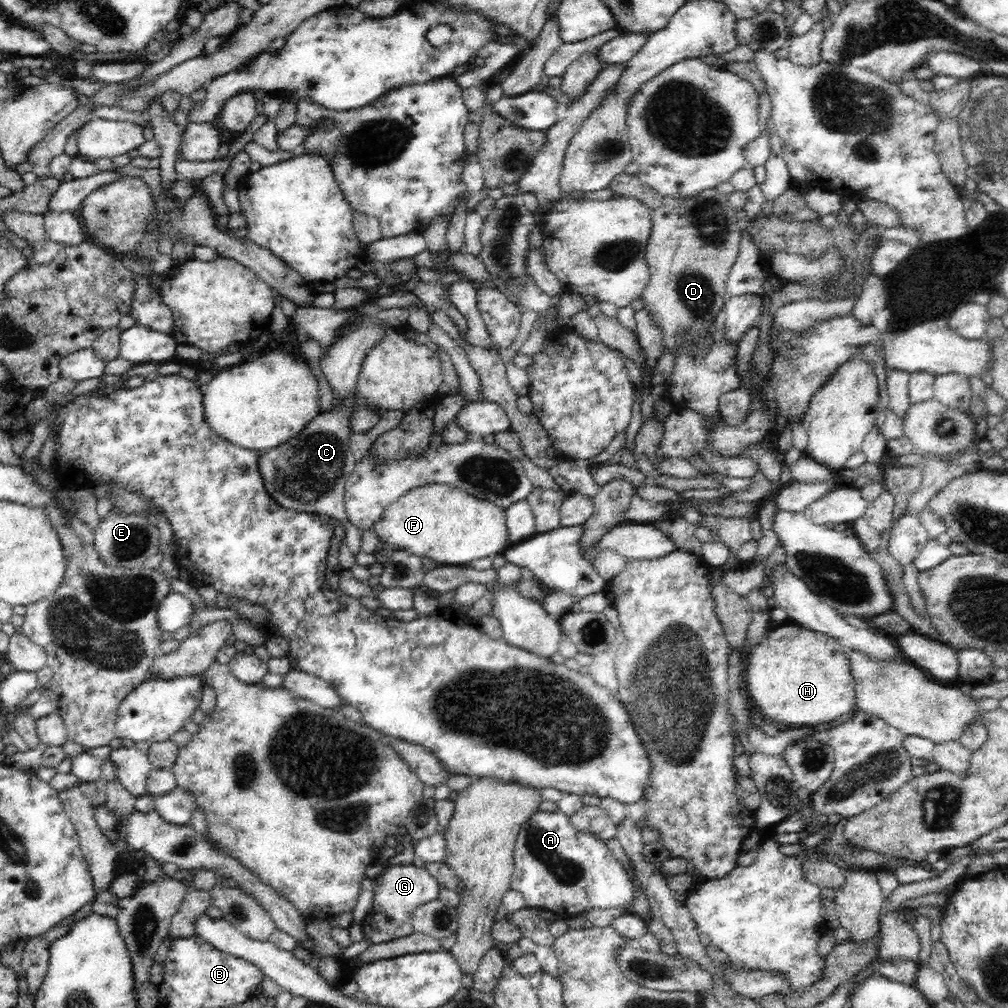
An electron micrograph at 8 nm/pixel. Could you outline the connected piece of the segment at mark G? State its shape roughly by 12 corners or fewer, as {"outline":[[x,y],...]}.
{"outline":[[396,865],[372,880],[361,922],[380,944],[413,933],[412,914],[438,899],[427,868]]}

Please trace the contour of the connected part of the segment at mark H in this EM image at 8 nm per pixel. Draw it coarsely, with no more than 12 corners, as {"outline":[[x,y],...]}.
{"outline":[[789,621],[748,656],[753,704],[810,727],[856,709],[835,638]]}

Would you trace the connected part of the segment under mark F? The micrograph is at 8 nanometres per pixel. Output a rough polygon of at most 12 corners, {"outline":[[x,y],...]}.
{"outline":[[450,484],[409,490],[372,530],[468,566],[510,546],[505,510]]}

